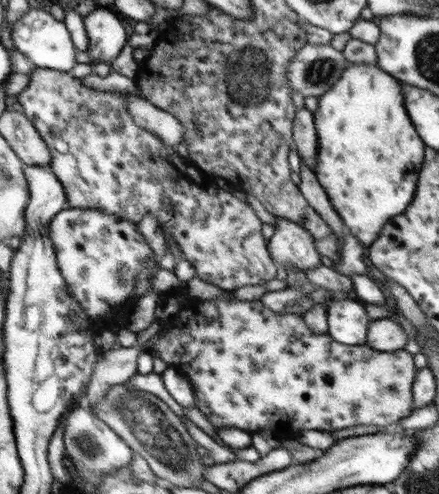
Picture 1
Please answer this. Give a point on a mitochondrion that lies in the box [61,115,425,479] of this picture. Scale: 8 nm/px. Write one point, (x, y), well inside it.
(142, 420)

